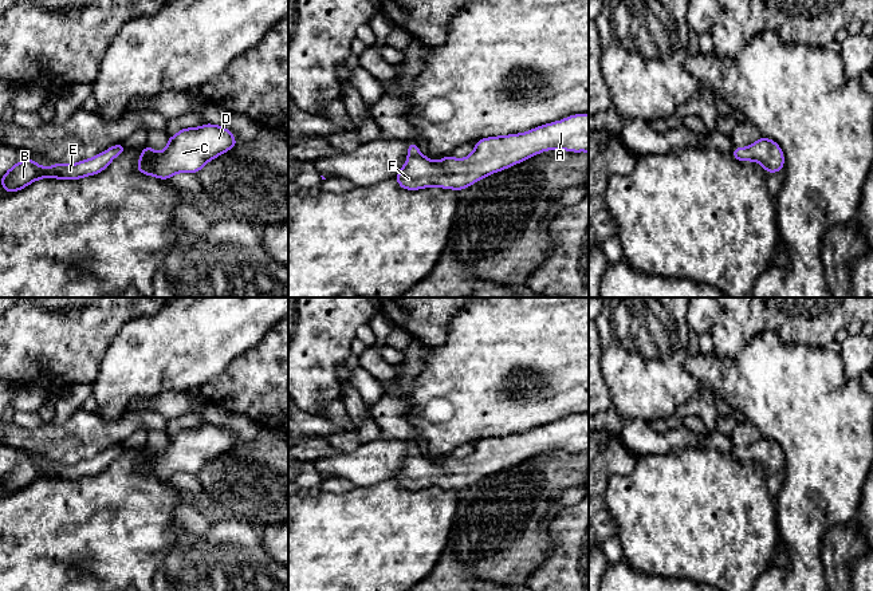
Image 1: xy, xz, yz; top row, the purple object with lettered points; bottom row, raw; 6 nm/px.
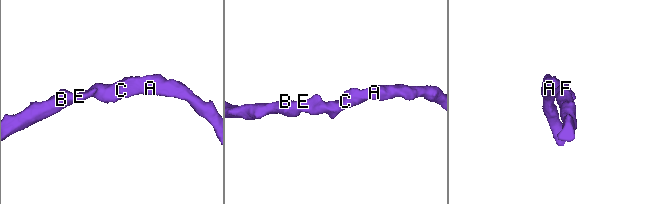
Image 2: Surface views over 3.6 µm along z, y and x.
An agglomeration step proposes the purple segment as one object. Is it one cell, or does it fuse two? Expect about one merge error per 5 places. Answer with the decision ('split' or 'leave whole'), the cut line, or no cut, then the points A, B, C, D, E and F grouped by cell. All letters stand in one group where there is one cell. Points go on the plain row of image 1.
leave whole; no cut; A B C D E F

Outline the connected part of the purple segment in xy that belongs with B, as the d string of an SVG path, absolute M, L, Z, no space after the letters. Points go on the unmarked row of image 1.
M118 444L93 458L72 465L56 462L51 468L43 468L34 460L25 458L7 470L0 478L0 484L8 495L24 489L40 478L79 480L103 472L117 456L126 450L123 444Z

